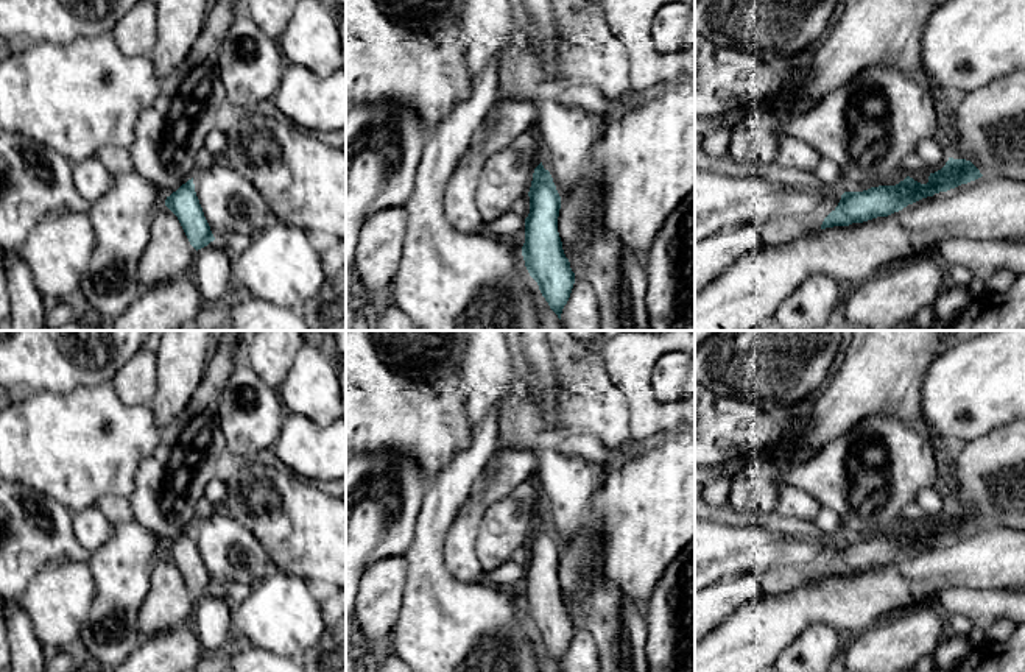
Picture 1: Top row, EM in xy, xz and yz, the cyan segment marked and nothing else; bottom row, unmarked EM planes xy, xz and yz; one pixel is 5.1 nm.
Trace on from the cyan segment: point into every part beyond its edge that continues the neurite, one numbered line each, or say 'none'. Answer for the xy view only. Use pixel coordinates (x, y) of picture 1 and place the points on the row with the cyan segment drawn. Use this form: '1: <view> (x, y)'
none

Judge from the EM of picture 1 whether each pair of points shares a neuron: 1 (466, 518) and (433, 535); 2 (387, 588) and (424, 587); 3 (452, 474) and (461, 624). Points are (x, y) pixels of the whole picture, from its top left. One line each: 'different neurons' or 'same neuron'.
1: different neurons
2: different neurons
3: same neuron

